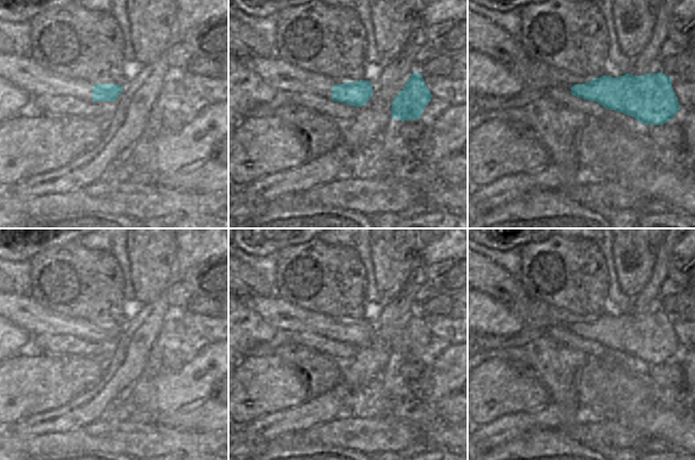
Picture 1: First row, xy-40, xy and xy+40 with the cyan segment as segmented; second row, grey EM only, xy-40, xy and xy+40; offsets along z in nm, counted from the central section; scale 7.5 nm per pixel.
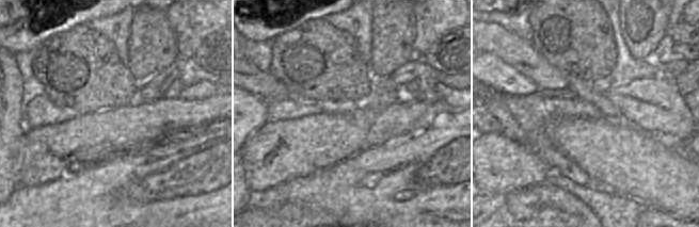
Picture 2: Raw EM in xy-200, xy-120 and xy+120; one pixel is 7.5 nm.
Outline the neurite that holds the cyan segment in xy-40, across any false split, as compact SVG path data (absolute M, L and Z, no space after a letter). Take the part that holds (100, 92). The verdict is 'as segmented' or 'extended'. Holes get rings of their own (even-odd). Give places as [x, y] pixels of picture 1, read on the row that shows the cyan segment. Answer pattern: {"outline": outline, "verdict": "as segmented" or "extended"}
{"outline": "M0 52L0 78L26 91L32 97L68 95L83 101L115 101L123 92L117 84L92 84L58 76L38 65L29 54Z", "verdict": "extended"}

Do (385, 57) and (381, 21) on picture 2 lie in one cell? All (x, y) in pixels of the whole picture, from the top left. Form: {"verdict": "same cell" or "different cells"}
{"verdict": "same cell"}

